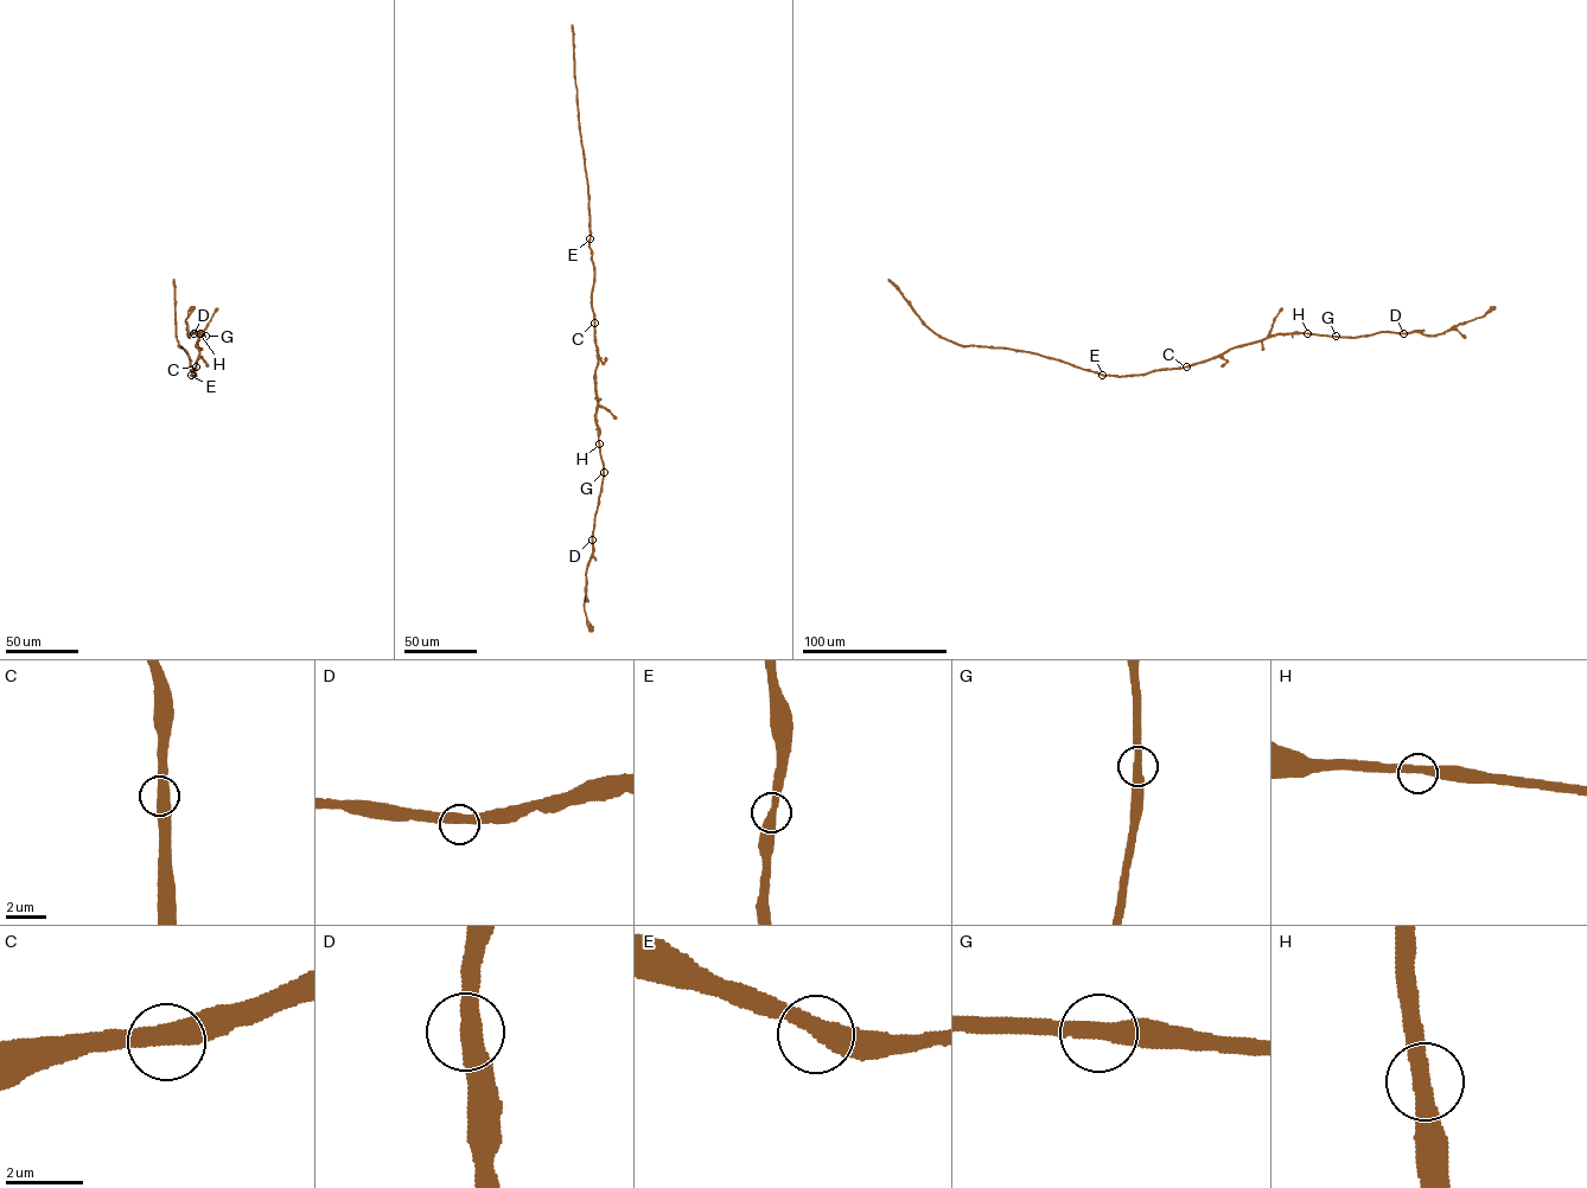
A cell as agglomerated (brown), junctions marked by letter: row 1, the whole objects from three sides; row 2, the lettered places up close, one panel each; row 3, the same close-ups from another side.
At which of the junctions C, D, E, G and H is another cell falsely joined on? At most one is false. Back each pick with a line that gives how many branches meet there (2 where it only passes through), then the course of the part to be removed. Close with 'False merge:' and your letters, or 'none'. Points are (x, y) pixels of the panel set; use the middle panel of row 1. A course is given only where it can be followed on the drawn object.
False merge: none

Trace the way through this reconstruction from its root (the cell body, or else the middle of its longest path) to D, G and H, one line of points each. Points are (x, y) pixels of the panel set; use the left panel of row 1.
D: (196, 366), (197, 334), (205, 337), (193, 333)
G: (196, 366), (197, 334), (205, 337)
H: (196, 366), (197, 334), (201, 333)

